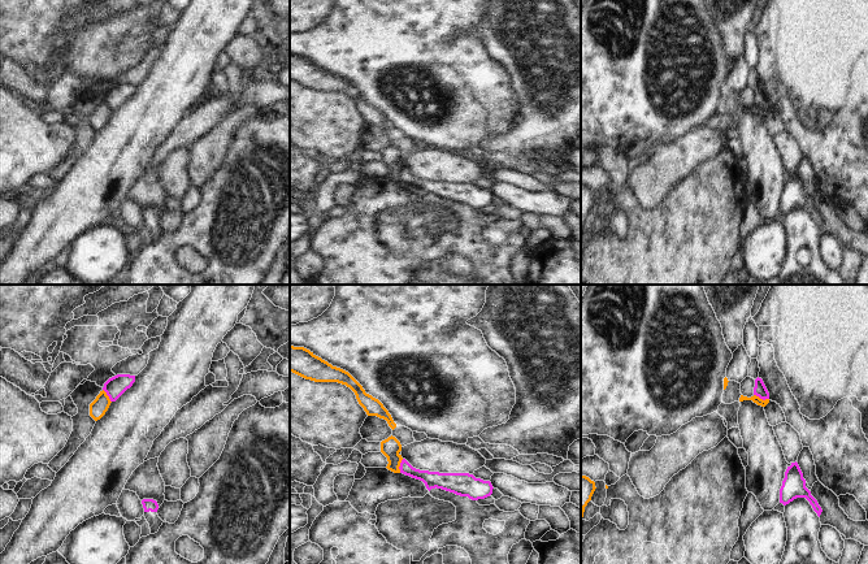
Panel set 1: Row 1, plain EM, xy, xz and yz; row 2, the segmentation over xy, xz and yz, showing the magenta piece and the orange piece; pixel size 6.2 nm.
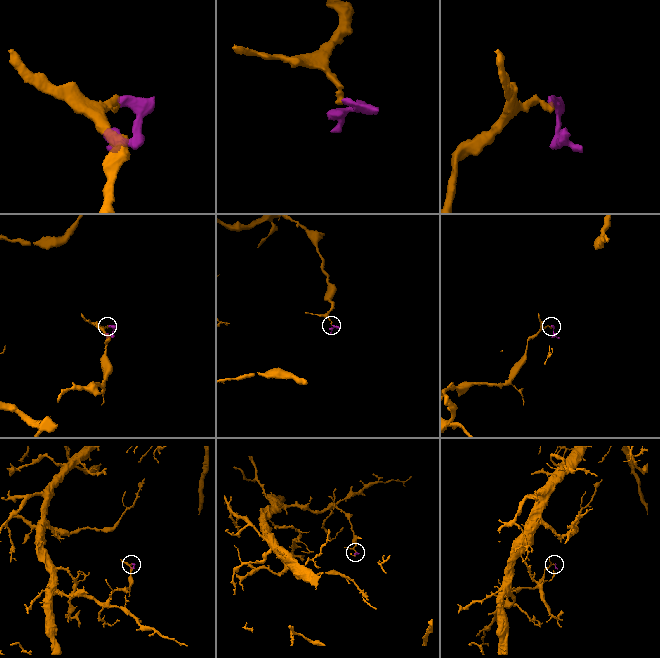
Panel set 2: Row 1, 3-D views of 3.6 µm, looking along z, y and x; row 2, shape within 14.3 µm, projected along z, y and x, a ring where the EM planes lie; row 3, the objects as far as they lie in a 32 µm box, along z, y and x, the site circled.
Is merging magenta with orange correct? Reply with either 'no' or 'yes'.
no

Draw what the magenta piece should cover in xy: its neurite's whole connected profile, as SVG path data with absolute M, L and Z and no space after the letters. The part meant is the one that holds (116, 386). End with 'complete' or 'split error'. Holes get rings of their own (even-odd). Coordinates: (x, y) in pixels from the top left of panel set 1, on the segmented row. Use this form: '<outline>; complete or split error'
M117 374L109 378L103 390L109 396L110 402L116 402L127 389L135 382L135 376L130 374Z; complete

